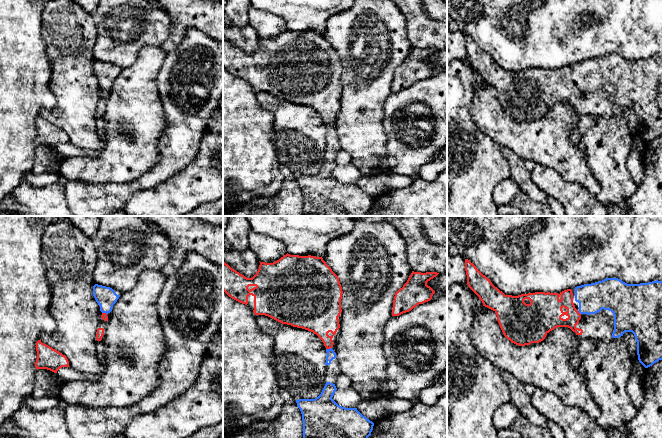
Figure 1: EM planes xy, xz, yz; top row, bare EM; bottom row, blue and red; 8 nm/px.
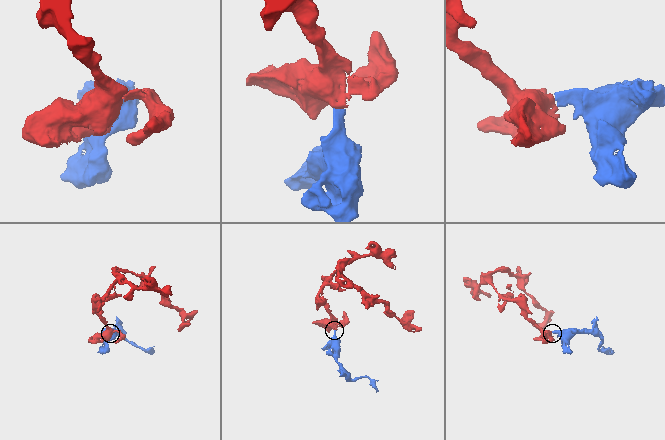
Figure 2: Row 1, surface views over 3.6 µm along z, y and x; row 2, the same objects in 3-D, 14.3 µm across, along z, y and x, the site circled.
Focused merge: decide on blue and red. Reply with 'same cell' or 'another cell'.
same cell

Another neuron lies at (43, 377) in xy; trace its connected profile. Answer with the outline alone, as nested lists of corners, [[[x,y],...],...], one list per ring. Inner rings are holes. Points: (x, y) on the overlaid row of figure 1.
[[[38,369],[35,373],[35,386],[31,396],[39,399],[46,395],[55,373],[47,369]]]

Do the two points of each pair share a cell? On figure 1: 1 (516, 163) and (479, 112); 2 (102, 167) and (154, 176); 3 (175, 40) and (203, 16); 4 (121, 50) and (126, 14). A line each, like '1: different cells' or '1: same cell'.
1: different cells
2: different cells
3: same cell
4: same cell

